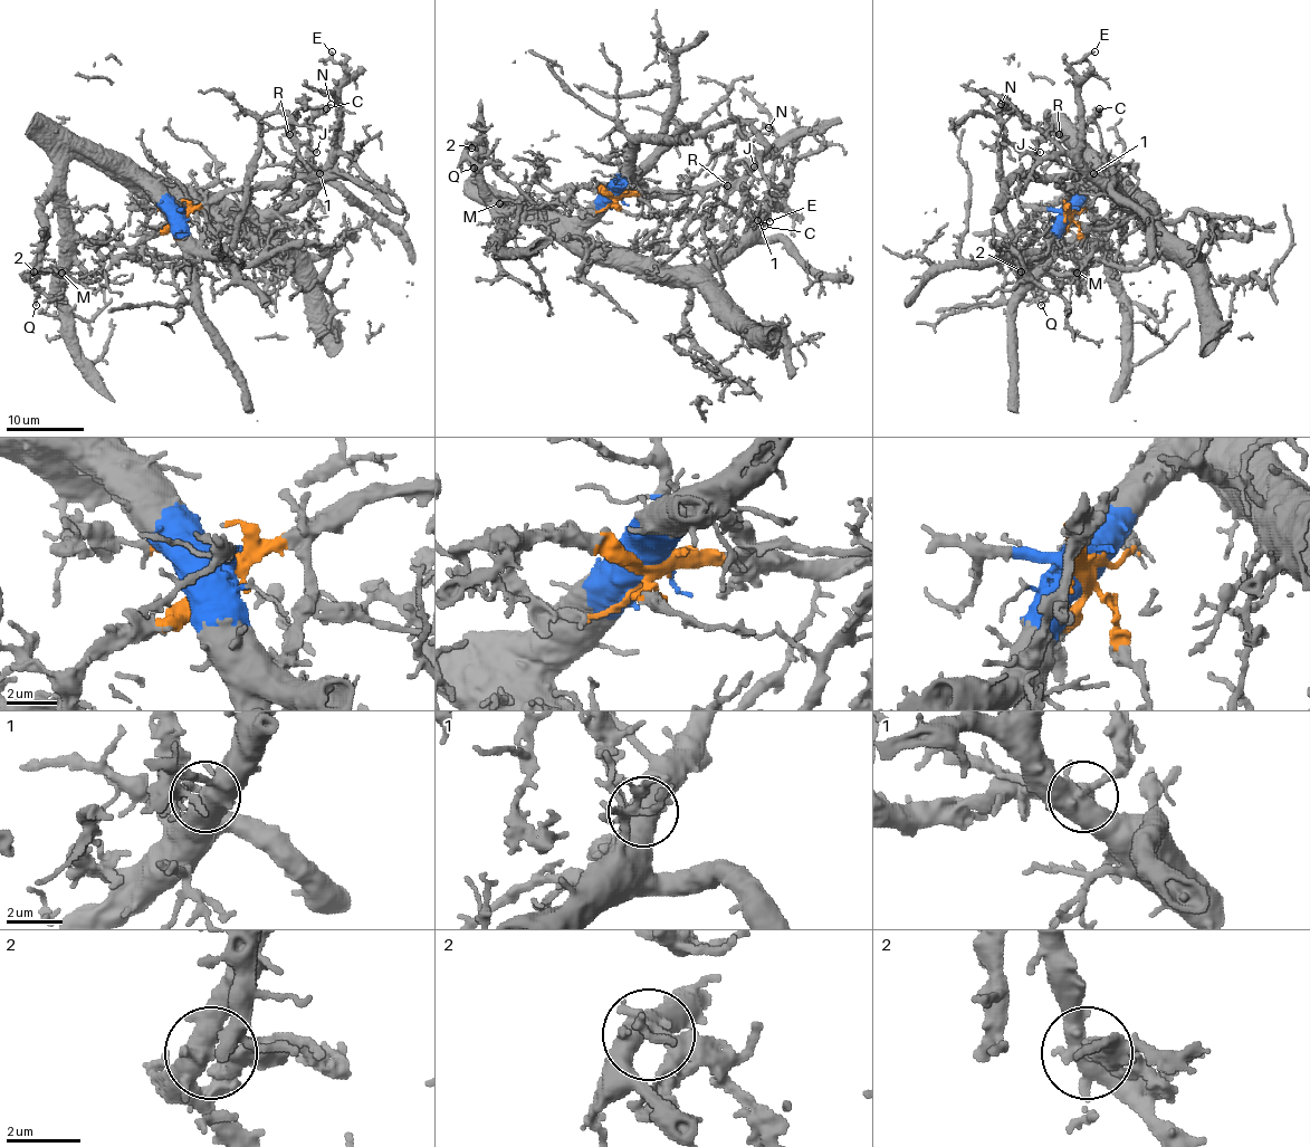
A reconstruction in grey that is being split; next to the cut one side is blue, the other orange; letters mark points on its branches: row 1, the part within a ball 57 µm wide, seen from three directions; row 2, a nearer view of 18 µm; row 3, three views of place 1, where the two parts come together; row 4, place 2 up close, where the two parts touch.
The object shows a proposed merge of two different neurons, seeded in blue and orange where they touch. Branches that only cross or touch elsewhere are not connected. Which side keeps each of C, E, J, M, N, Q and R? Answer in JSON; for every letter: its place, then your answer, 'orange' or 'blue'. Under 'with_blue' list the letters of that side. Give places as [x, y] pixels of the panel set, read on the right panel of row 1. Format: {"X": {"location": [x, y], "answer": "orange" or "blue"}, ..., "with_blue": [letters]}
{"C": {"location": [1099, 108], "answer": "orange"}, "E": {"location": [1095, 51], "answer": "blue"}, "J": {"location": [1040, 152], "answer": "orange"}, "M": {"location": [1077, 273], "answer": "blue"}, "N": {"location": [1001, 104], "answer": "orange"}, "Q": {"location": [1041, 305], "answer": "blue"}, "R": {"location": [1059, 134], "answer": "orange"}, "with_blue": ["E", "M", "Q"]}

